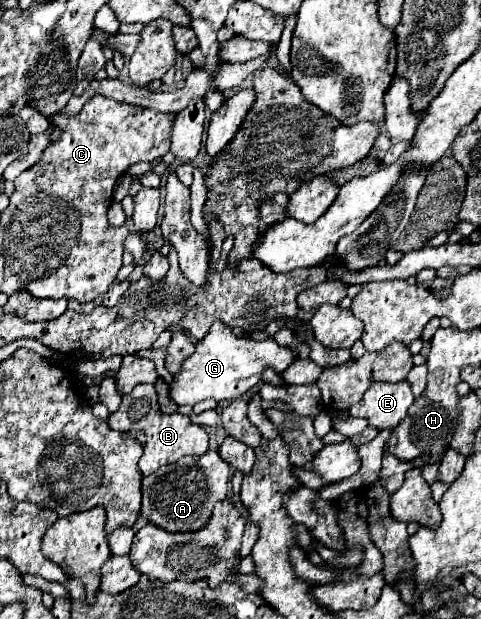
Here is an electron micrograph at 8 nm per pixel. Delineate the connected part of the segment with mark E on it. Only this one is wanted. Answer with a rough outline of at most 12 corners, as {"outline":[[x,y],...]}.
{"outline":[[376,383],[350,407],[372,427],[394,429],[414,403],[412,385]]}

